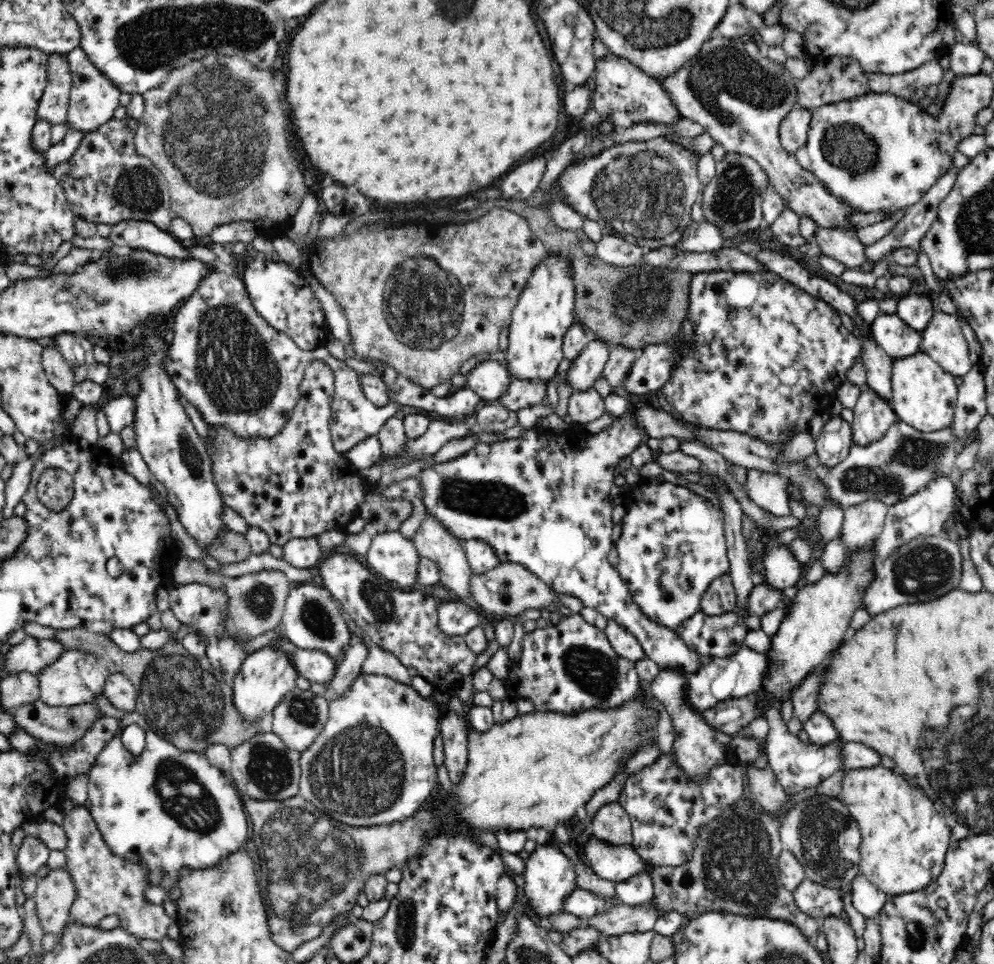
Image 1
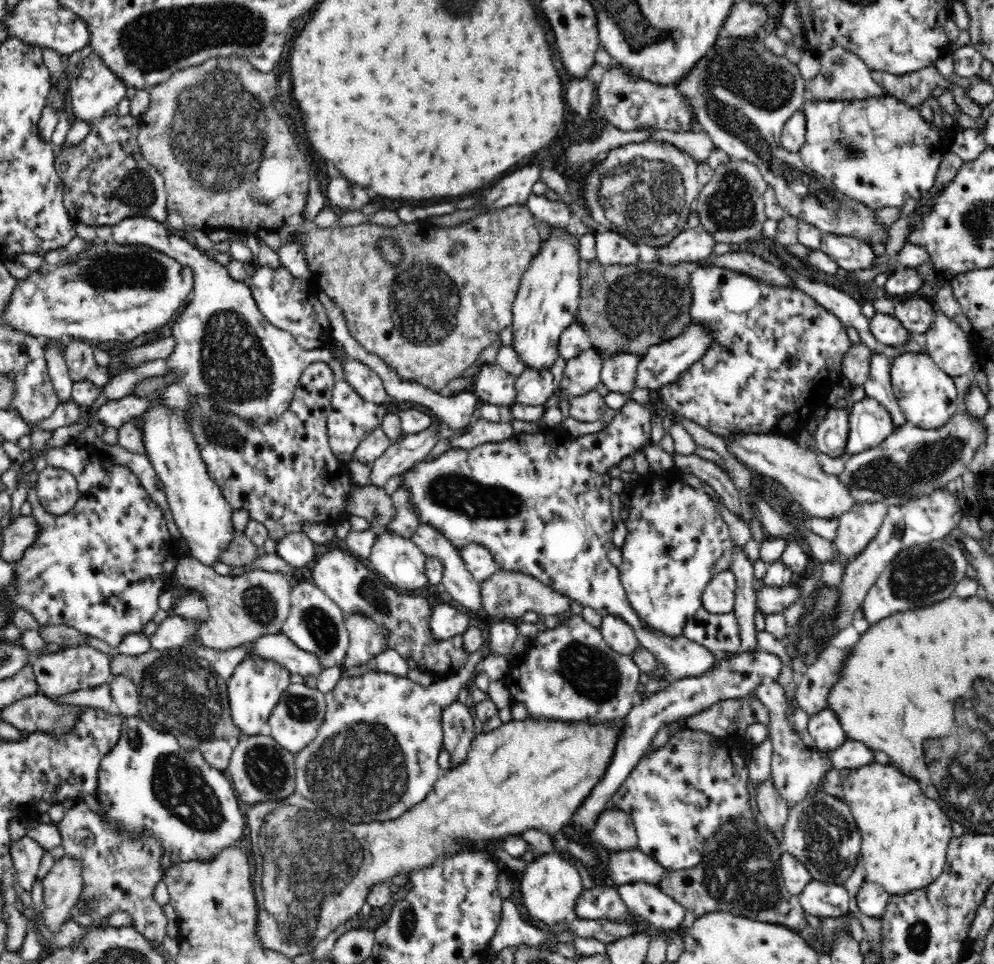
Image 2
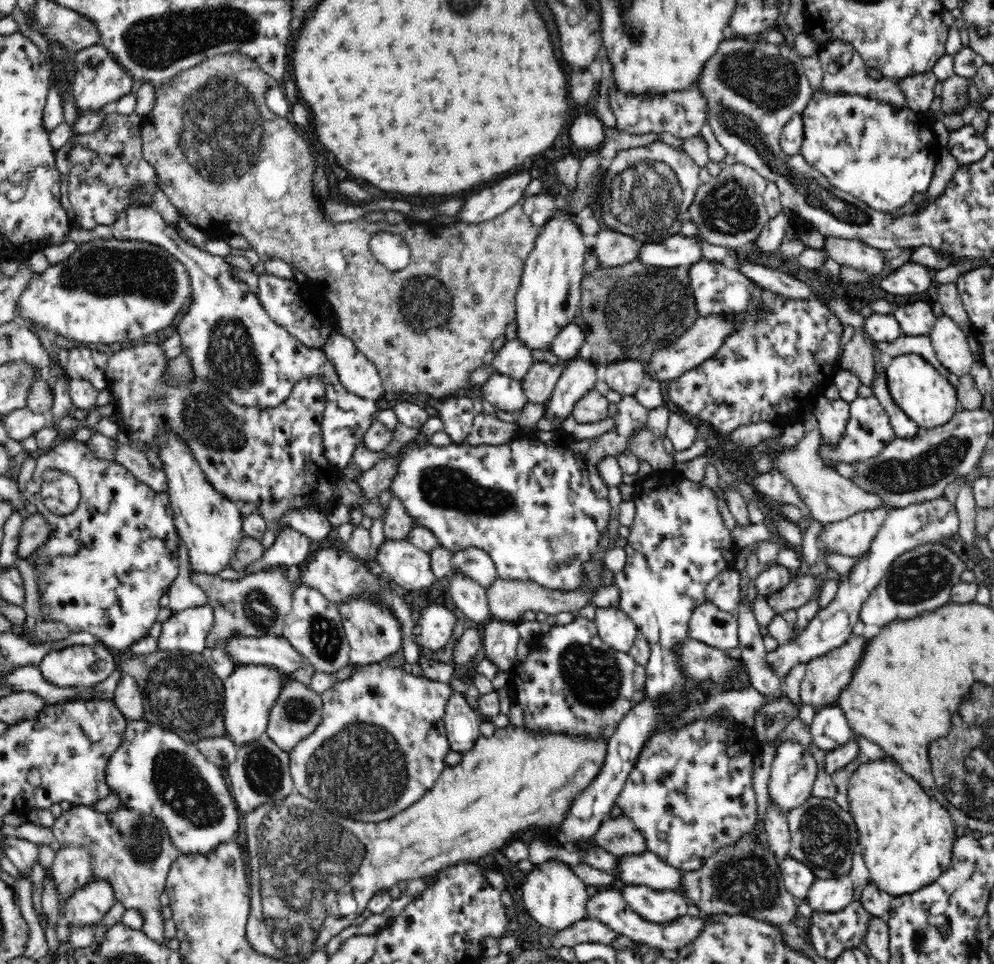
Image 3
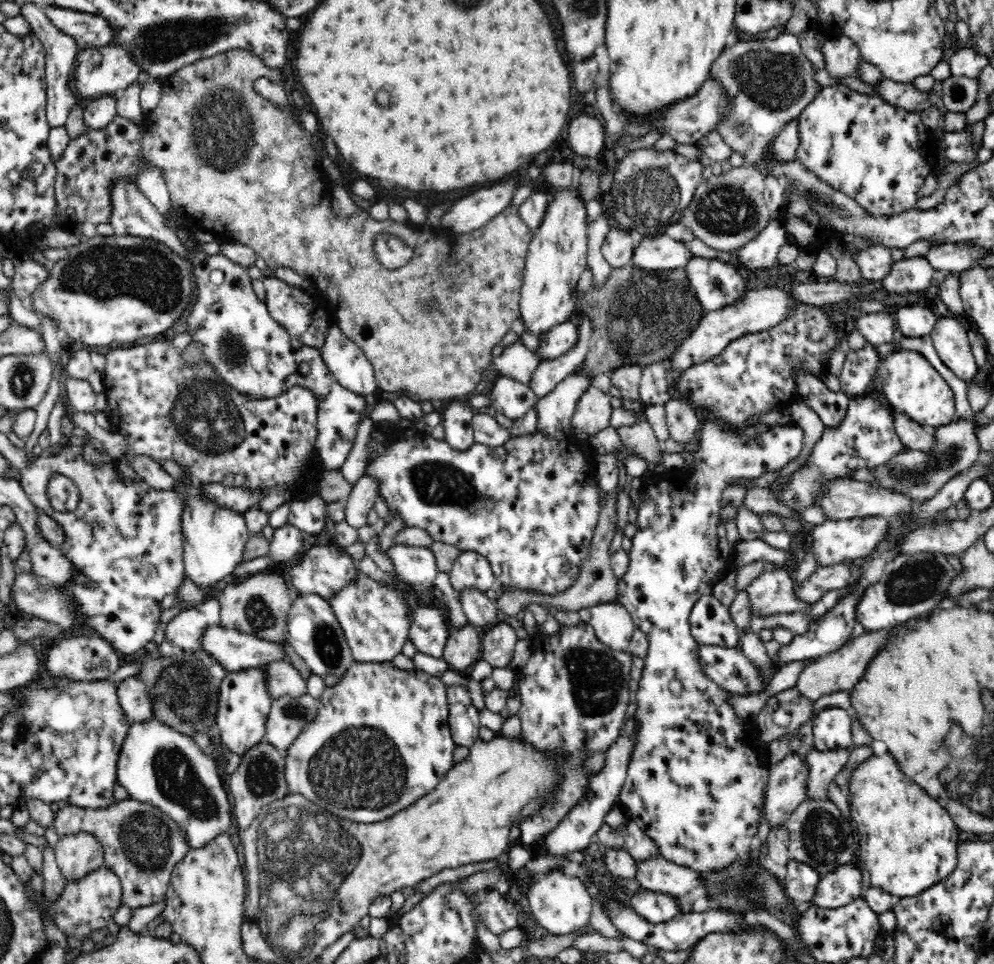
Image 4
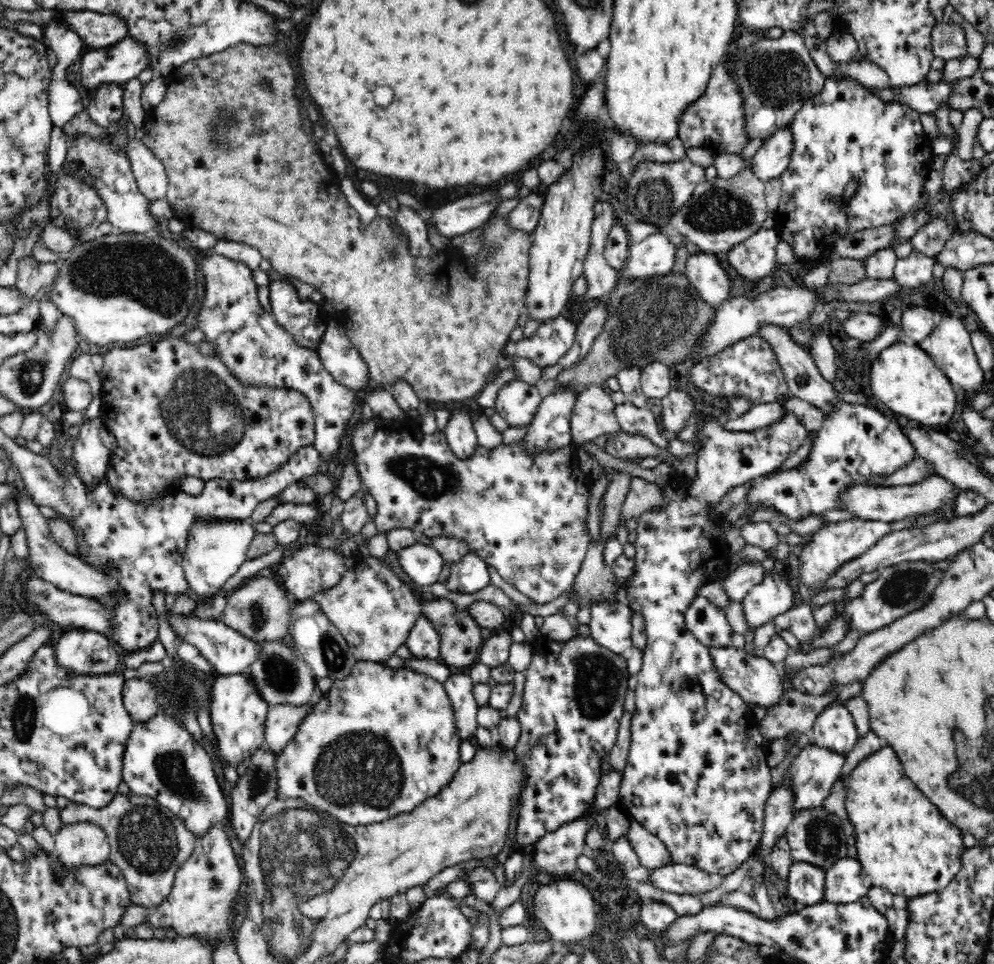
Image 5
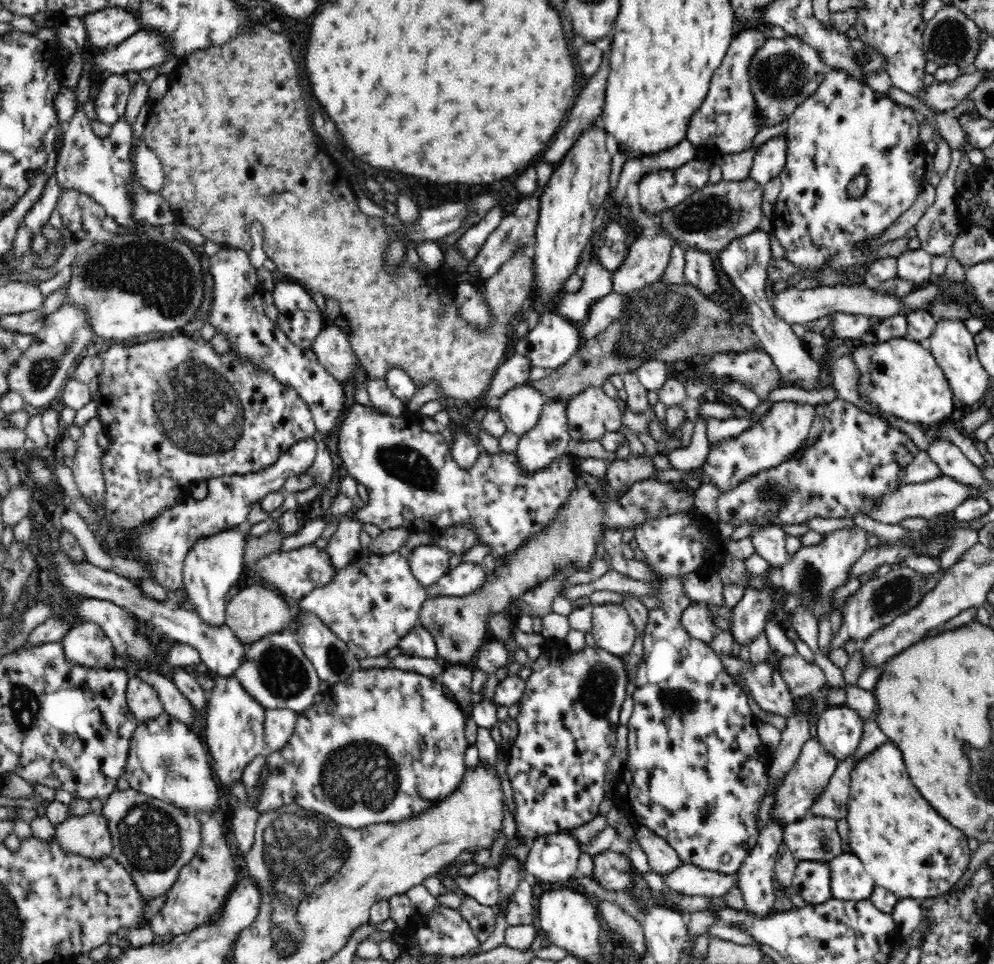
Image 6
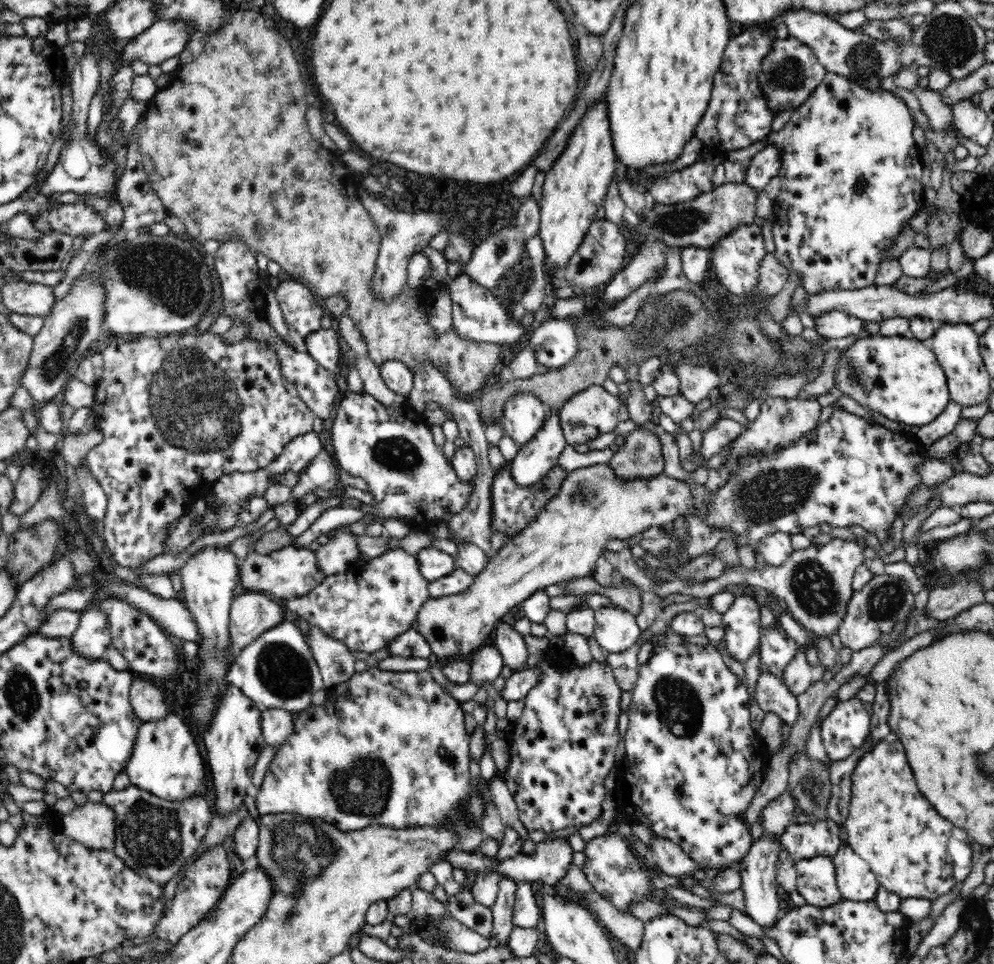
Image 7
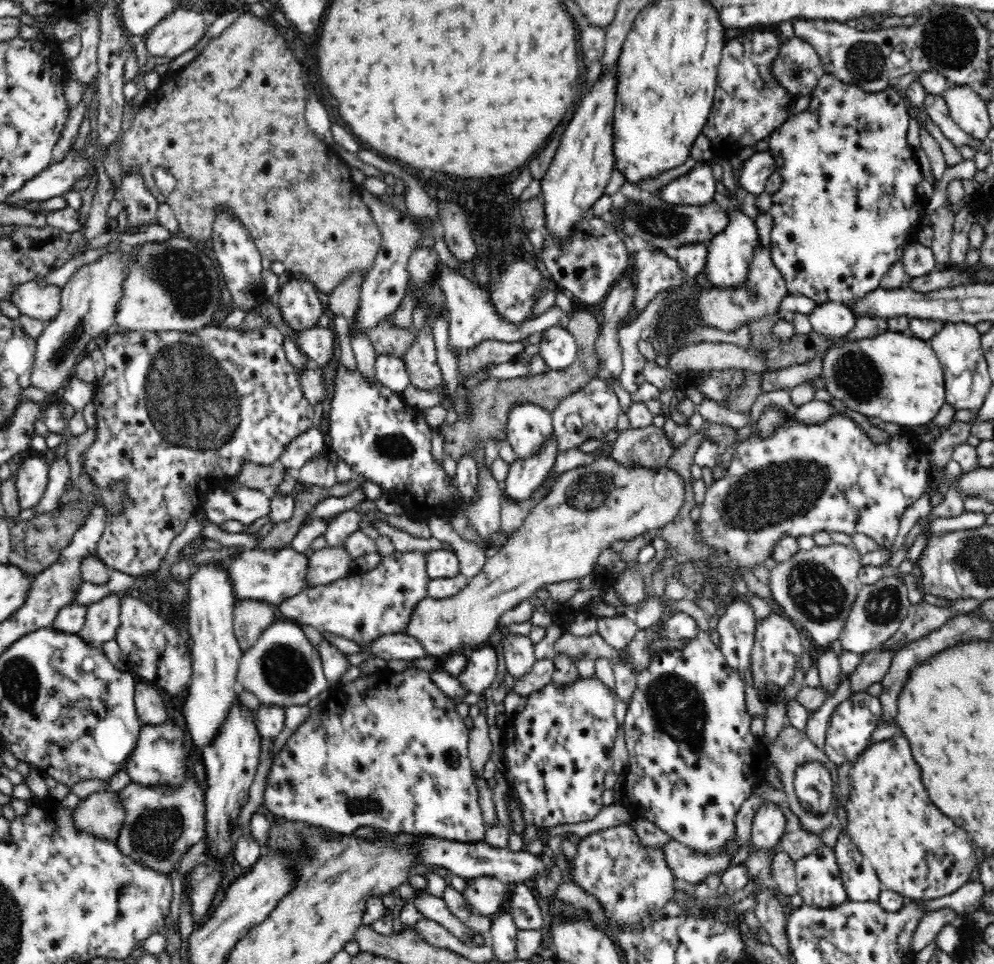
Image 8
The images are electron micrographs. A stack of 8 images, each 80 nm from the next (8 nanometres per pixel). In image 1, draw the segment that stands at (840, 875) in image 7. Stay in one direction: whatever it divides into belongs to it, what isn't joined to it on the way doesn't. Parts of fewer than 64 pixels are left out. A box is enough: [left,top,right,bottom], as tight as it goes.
[792,877,844,918]

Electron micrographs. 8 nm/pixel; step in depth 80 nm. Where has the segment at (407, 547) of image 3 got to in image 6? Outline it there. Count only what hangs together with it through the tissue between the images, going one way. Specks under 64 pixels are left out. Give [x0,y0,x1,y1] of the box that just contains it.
[408,544,450,587]

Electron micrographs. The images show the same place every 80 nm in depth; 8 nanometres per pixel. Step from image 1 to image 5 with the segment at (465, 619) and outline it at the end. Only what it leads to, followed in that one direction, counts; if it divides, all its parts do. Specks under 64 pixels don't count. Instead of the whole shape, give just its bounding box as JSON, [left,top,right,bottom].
[405,616,440,659]

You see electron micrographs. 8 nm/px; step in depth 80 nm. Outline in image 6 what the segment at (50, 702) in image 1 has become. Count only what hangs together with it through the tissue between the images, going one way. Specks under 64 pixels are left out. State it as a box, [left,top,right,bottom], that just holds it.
[62,619,114,669]

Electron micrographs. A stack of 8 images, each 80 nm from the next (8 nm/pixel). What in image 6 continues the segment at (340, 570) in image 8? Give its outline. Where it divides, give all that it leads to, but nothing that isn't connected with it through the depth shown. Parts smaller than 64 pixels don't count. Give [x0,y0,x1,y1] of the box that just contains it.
[322,518,363,571]

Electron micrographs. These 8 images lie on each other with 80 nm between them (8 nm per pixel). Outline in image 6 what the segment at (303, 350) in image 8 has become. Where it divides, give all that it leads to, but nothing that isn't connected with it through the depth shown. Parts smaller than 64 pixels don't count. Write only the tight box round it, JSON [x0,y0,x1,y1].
[311,325,361,384]

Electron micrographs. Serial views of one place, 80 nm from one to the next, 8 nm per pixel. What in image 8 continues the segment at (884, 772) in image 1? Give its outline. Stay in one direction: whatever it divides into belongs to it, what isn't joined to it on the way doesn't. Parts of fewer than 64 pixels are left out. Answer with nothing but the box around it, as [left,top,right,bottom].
[843,735,976,901]

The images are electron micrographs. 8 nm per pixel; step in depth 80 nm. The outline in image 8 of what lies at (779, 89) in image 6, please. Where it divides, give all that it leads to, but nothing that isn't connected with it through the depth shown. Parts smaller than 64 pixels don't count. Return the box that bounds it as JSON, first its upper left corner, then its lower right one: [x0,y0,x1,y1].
[772,38,825,97]

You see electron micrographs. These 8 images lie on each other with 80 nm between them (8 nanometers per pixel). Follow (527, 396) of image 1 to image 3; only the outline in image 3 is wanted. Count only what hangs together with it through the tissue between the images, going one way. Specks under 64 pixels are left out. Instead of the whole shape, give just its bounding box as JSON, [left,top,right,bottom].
[522,353,579,403]

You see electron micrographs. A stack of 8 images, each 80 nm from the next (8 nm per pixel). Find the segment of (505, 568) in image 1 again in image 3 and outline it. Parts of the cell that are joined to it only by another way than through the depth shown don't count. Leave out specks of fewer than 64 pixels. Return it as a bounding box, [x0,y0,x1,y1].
[486,527,610,623]

